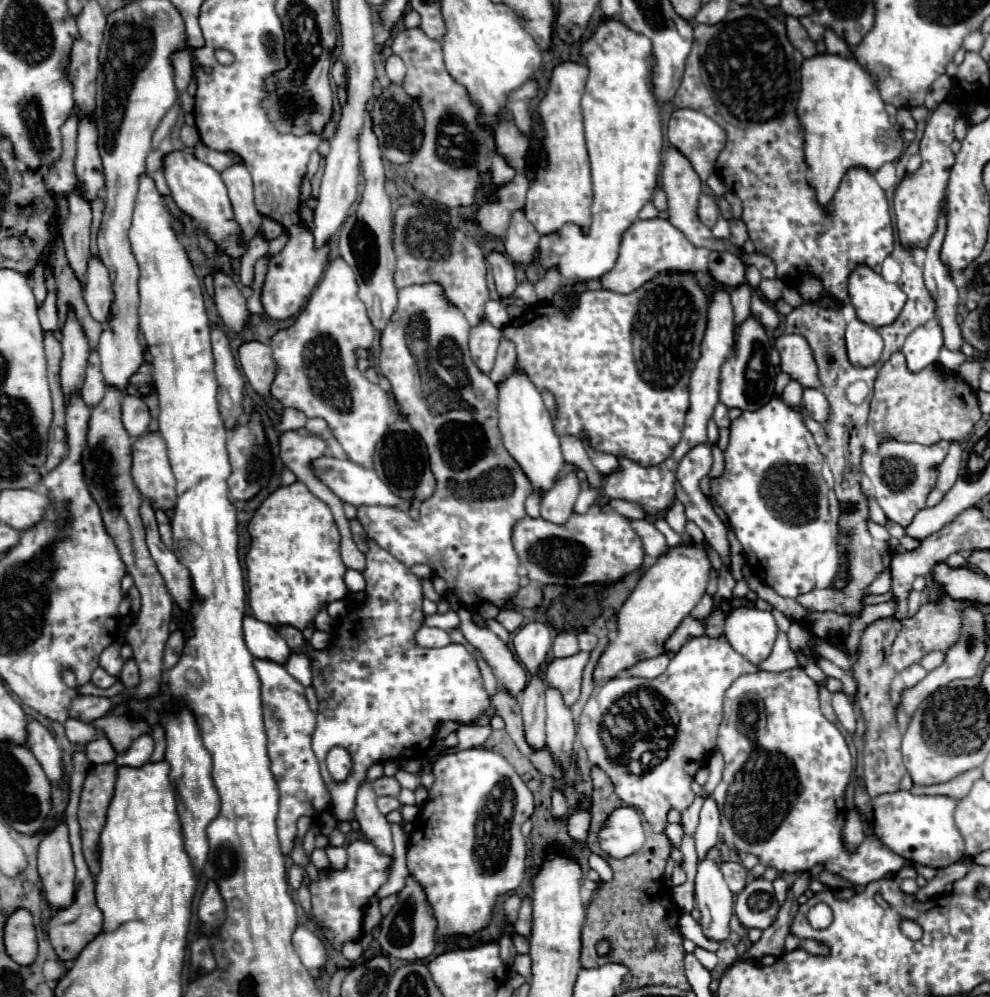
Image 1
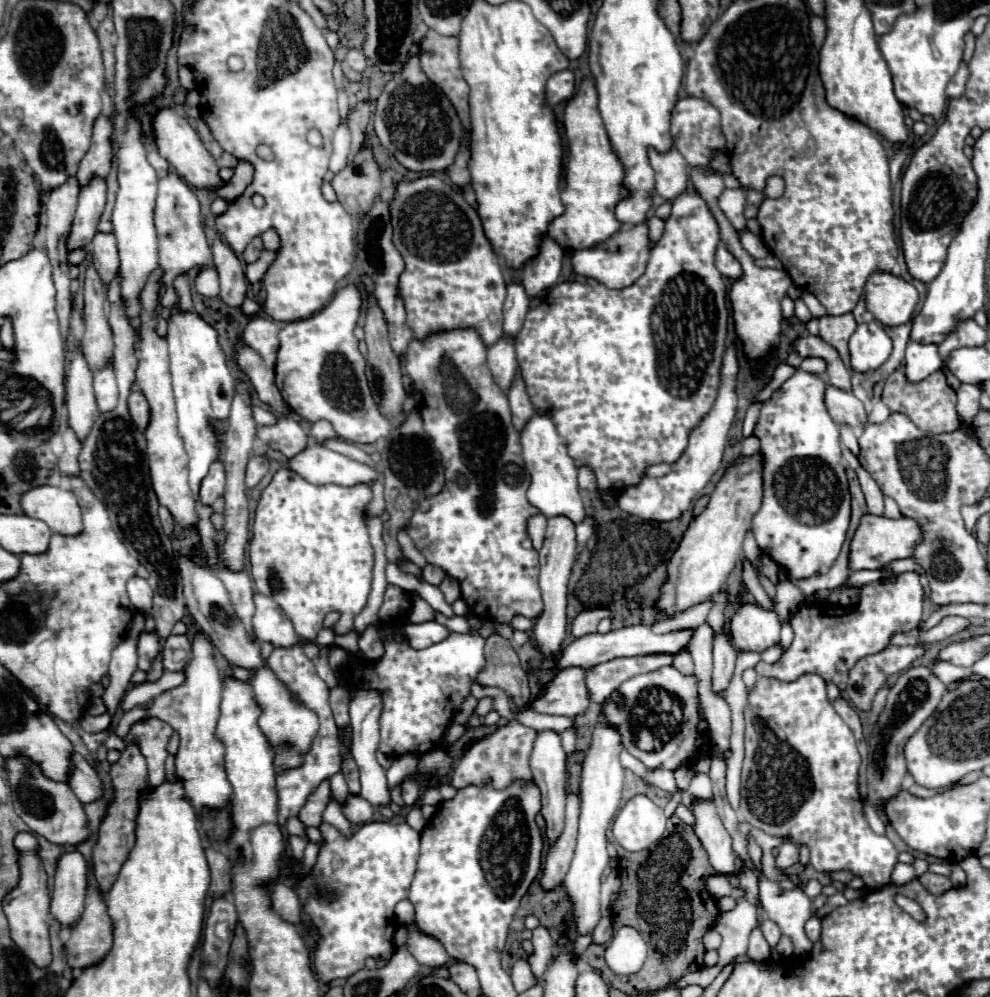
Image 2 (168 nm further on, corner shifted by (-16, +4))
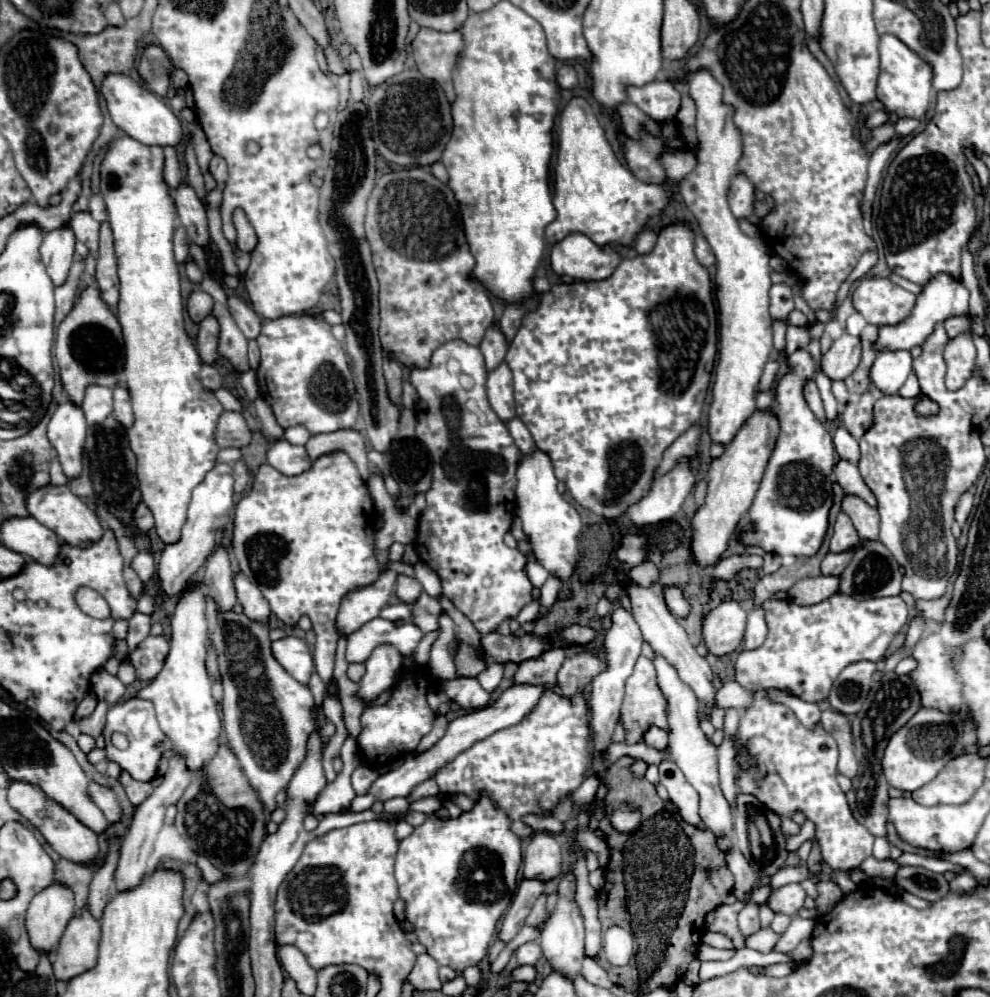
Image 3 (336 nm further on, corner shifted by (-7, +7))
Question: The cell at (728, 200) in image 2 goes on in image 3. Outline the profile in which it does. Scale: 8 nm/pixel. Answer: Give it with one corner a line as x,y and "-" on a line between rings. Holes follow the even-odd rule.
737,174
731,182
729,206
735,218
747,218
753,224
759,224
759,218
753,214
753,192
753,184
743,174

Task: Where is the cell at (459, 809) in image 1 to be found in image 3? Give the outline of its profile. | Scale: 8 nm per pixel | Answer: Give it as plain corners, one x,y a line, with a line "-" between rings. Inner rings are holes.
481,794
475,806
469,812
461,812
457,818
429,814
411,836
401,840
395,862
399,896
405,902
405,918
413,926
417,940
427,948
427,954
441,966
479,966
487,958
497,922
509,908
517,890
521,860
521,840
511,832
509,814
495,806
487,794

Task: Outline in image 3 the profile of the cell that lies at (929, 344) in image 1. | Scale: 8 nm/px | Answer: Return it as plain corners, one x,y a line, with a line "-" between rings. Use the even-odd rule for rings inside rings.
881,350
871,366
871,380
883,394
897,394
913,370
909,350

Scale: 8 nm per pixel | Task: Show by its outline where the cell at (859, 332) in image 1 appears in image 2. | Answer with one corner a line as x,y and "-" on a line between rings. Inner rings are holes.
868,323
858,325
854,335
848,341
850,349
850,365
856,373
866,373
878,369
892,351
892,341
884,333
884,327
880,323

